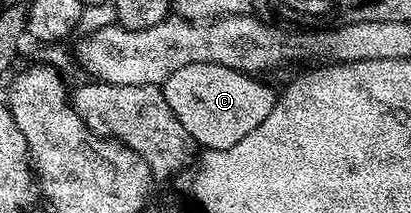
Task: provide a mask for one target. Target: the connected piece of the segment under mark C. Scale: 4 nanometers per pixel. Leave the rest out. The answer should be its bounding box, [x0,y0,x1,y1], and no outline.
[161,64,277,150]

